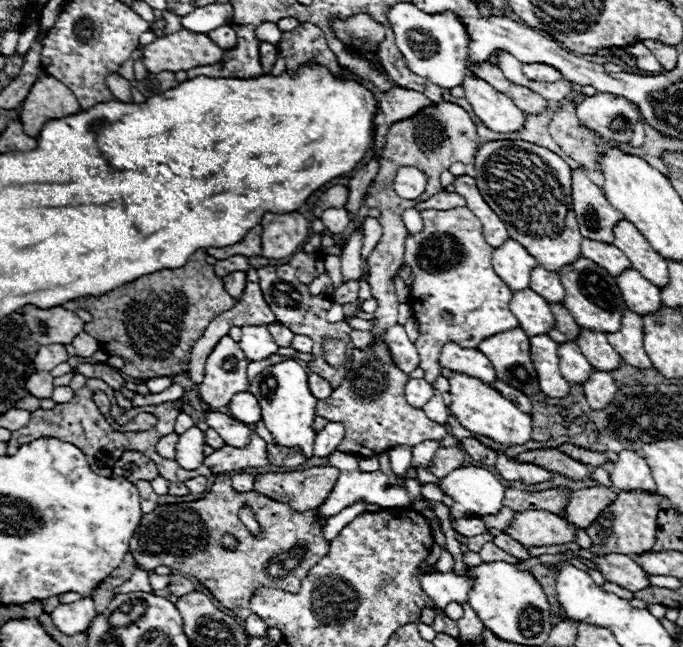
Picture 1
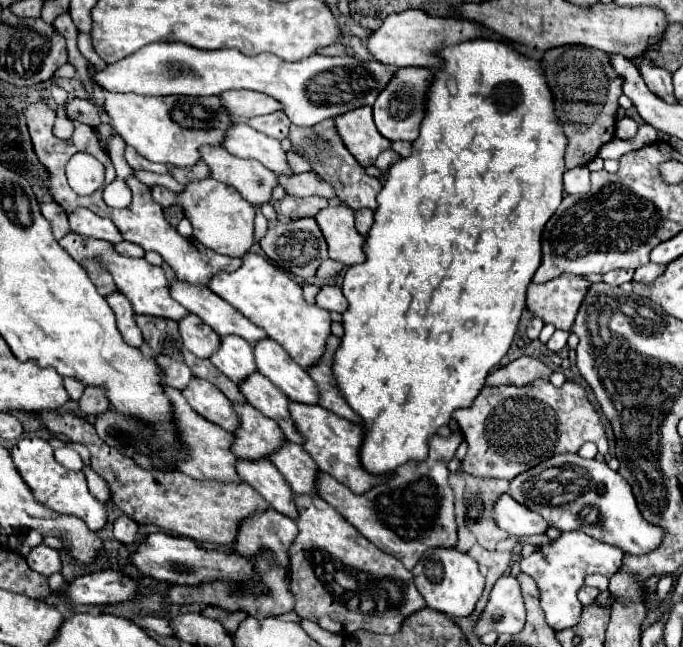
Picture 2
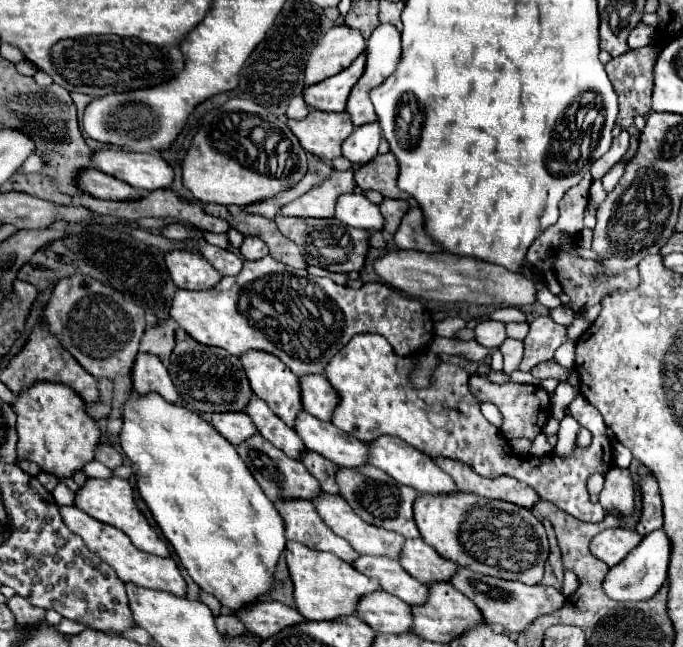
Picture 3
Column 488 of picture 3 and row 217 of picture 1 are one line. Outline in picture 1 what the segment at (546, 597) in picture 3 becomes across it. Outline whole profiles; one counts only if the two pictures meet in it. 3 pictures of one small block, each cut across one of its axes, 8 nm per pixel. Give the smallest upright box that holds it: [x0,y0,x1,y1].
[572,170,624,244]

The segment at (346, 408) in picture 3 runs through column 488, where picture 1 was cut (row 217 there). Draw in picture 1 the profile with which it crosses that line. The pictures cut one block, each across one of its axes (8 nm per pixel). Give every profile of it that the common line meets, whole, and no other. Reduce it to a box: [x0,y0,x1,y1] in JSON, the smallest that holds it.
[404,208,520,386]

